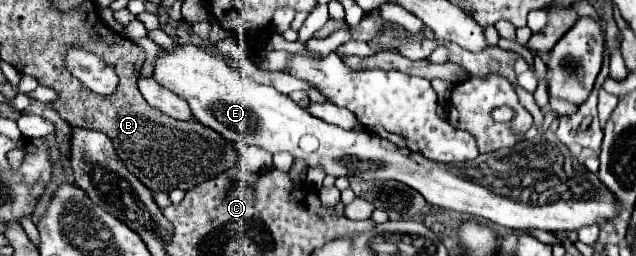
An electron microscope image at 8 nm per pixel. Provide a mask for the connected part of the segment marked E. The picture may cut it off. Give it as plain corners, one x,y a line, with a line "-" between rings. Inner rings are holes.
188,43
180,45
176,49
168,49
166,55
158,57
154,79
162,85
166,85
170,91
180,95
188,101
192,115
206,127
212,127
222,137
230,141
246,141
246,145
256,145
272,155
276,153
290,153
294,159
306,161
306,167
320,165
326,175
356,175
362,179
394,179
400,181
412,189
416,189
430,205
438,205
444,209
454,209
460,213
470,213
476,219
492,221
496,225
504,225
508,229
544,229
550,233
556,231
578,231
586,225
600,225
610,219
614,219
620,211
618,199
614,199
614,193
598,179
598,173
590,173
570,151
564,143
560,143
554,135
554,131
538,133
532,141
520,141
518,147
510,149
498,149
486,155
480,155
478,159
456,163
456,165
442,165
424,159
422,155
414,155
406,149
396,147
394,143
370,133
370,131
344,131
342,127
330,125
314,115
310,115
306,109
296,105
288,95
278,93
274,87
260,85
232,67
228,67
222,59
212,57
204,53
200,47

